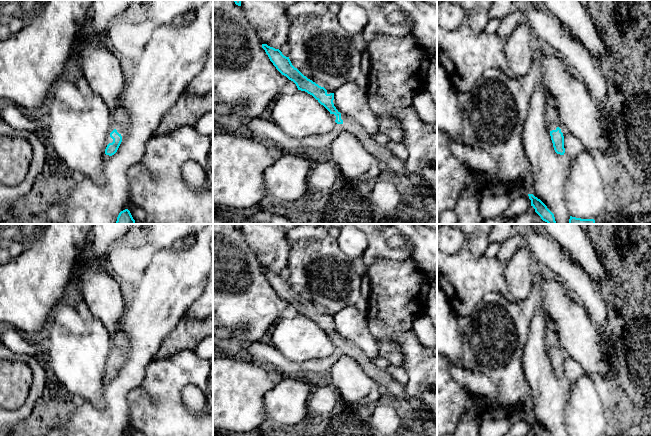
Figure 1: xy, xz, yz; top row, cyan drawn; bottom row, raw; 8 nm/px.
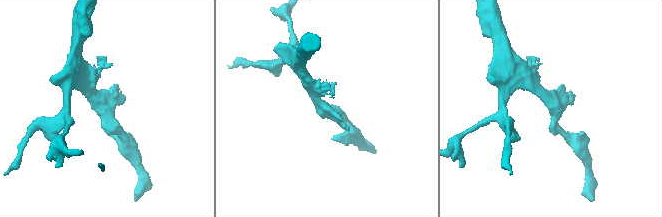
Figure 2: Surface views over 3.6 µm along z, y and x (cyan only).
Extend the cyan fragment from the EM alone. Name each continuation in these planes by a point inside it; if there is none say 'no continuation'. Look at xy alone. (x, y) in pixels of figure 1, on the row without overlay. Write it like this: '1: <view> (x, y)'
1: xy (122, 350)

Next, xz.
1: xz (394, 390)

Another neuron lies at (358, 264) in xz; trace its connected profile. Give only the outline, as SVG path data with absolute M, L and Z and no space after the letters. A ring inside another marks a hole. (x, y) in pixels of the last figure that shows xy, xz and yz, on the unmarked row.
M362 258L354 259L352 265L360 277L365 274L366 267Z

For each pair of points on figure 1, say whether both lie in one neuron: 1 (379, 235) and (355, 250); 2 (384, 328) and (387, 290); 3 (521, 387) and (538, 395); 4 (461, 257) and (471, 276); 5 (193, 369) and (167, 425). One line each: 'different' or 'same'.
1: different
2: same
3: different
4: same
5: same

